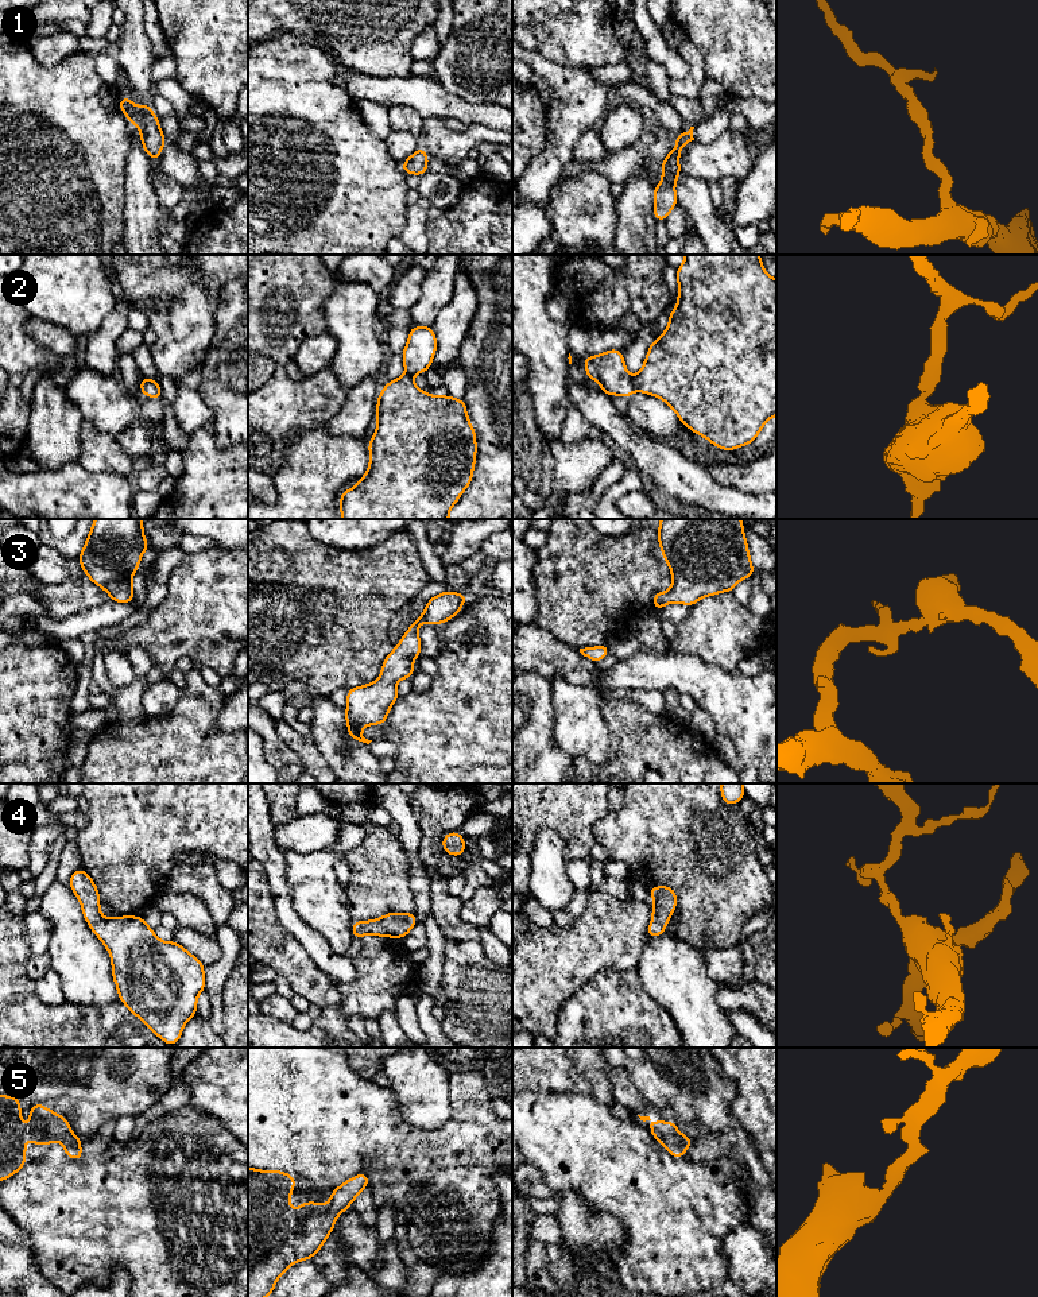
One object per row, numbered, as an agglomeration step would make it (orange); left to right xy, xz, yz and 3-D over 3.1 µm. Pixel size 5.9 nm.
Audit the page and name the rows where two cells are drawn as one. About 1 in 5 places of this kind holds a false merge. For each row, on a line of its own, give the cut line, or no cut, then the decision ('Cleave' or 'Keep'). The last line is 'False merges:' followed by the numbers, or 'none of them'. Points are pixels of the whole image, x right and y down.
1: No split. Keep
2: Split along yz (630, 378), (634, 388). Cleave
3: No split. Keep
4: No split. Keep
5: No split. Keep
False merges: 2

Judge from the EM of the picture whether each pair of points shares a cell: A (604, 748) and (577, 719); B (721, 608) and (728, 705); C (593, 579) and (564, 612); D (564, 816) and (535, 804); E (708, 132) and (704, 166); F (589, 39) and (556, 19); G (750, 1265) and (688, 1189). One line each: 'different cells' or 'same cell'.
A: same cell
B: different cells
C: same cell
D: same cell
E: different cells
F: same cell
G: different cells

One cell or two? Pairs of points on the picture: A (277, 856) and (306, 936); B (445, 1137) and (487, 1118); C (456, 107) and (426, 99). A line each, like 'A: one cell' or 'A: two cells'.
A: one cell
B: one cell
C: one cell

